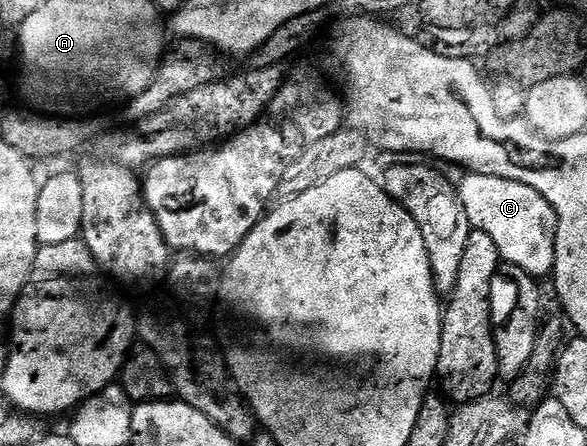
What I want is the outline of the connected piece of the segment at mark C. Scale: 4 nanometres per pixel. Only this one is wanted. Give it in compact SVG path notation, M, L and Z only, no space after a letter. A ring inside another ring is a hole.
M469 173L459 192L470 226L495 239L495 247L499 247L499 255L506 266L519 267L538 279L552 274L557 258L557 216L539 191L511 179Z

